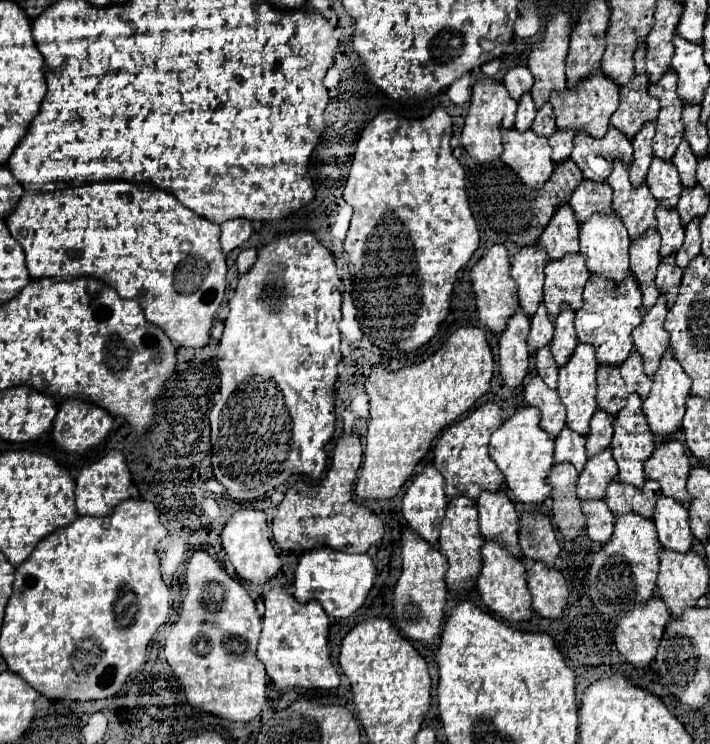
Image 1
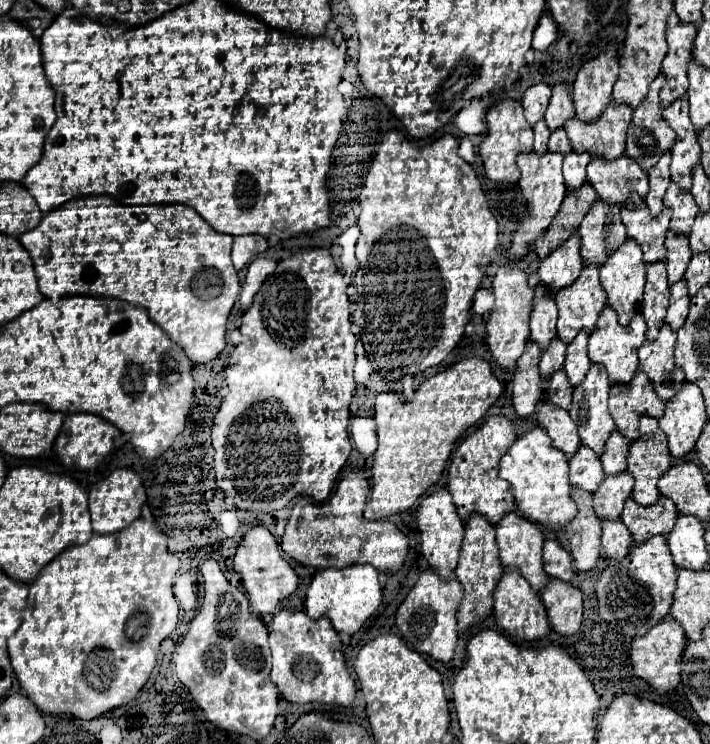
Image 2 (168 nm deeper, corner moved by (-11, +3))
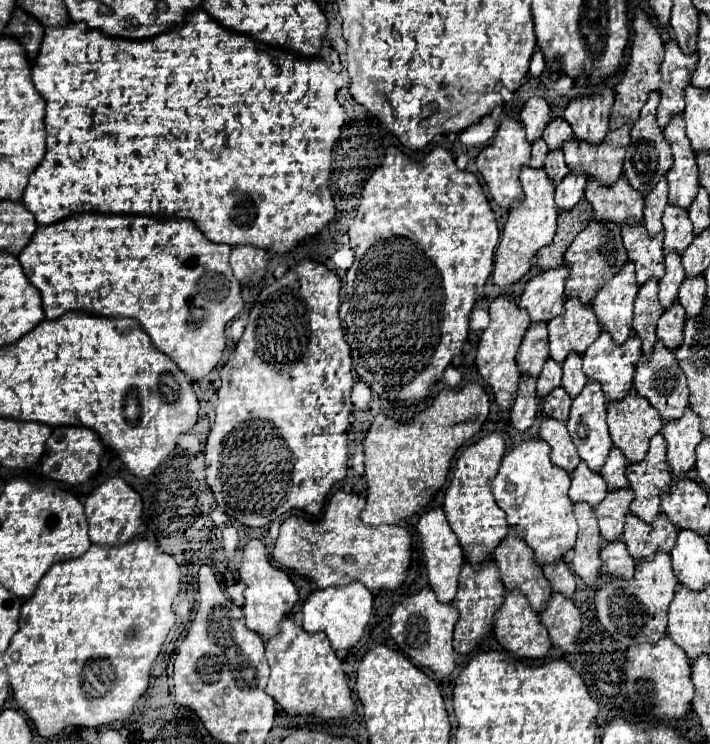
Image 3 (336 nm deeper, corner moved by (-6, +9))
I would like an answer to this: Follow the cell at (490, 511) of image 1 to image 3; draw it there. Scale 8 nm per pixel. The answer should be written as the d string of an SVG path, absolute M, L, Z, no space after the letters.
M513 530L507 538L503 538L493 552L493 560L501 570L505 590L519 588L529 598L531 608L541 612L551 596L551 586L535 562L533 550L525 544L523 534Z

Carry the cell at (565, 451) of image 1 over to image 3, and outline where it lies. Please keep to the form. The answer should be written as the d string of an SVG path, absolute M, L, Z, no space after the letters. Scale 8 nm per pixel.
M585 460L579 462L579 466L571 472L571 488L569 498L573 502L589 502L591 506L599 504L607 492L607 484L603 484L603 478L599 472L591 470Z

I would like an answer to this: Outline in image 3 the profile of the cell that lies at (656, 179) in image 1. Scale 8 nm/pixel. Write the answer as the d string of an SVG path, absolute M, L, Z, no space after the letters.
M675 204L665 206L663 230L665 230L665 242L663 242L665 254L671 250L681 254L683 248L687 248L687 244L691 244L691 240L693 240L693 226L687 216L687 210L679 208Z

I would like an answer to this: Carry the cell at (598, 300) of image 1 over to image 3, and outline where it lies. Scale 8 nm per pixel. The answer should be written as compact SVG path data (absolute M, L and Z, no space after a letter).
M601 330L601 336L583 354L583 372L589 380L597 380L603 386L607 400L621 400L623 396L627 396L627 392L633 386L635 360L639 358L639 354L641 354L641 344L635 332L631 332L623 344L617 344L607 330Z

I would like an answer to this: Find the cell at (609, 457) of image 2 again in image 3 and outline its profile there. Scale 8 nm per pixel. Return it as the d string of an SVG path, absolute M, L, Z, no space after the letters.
M613 446L607 456L607 462L603 464L599 474L603 476L603 480L607 482L609 488L623 488L623 486L629 486L629 482L625 478L625 466L627 466L627 458L623 456L623 452L617 446Z

